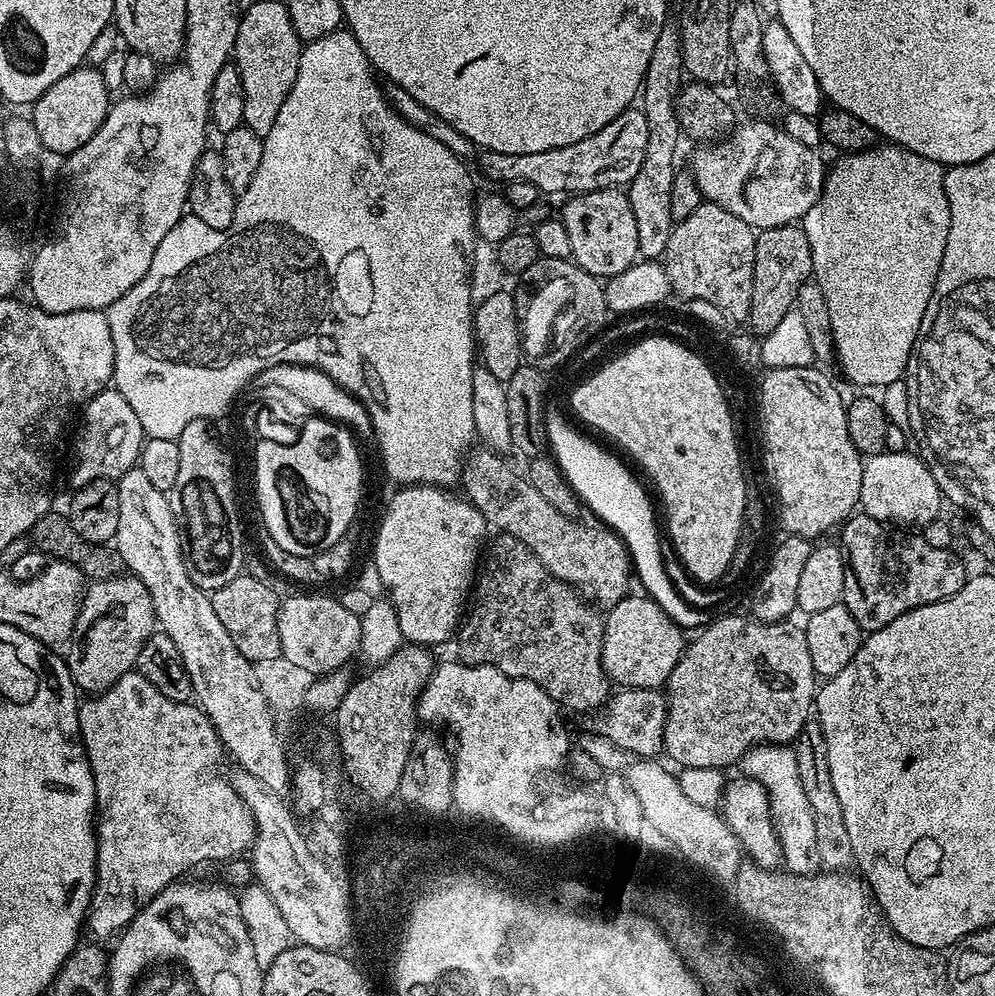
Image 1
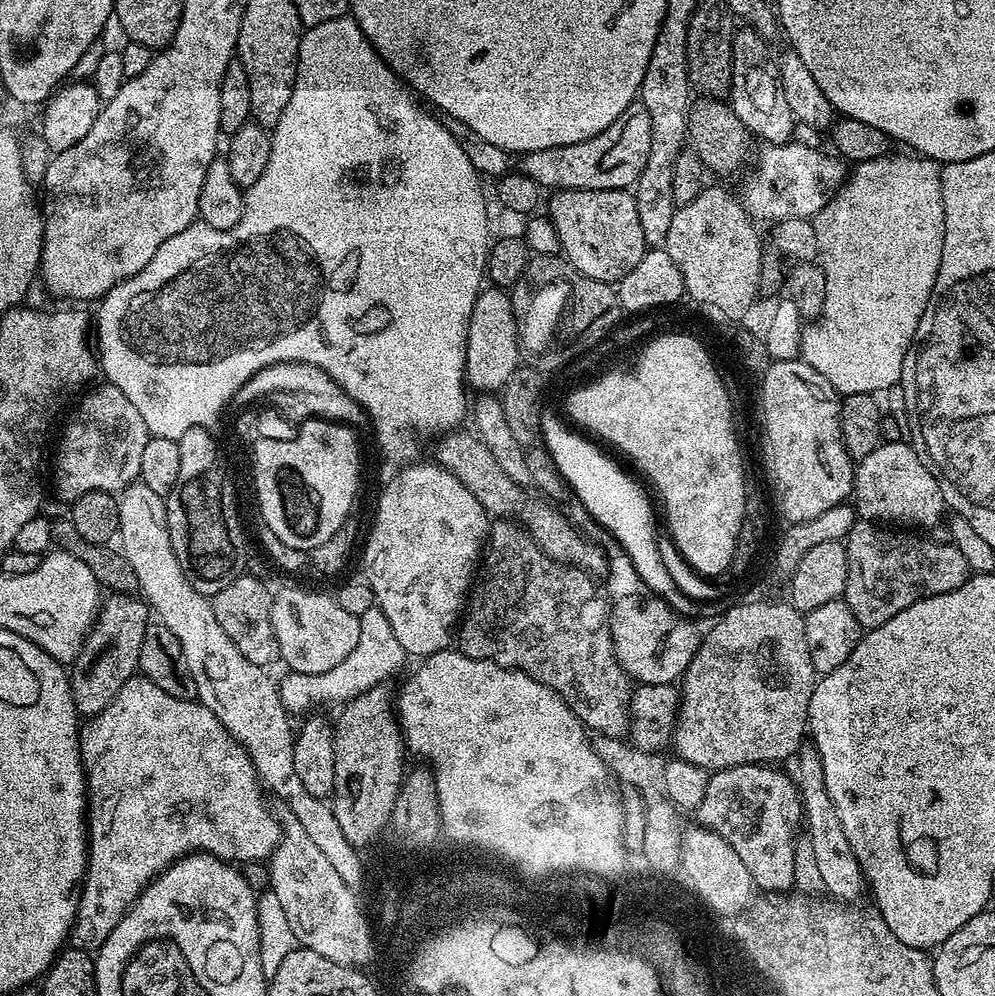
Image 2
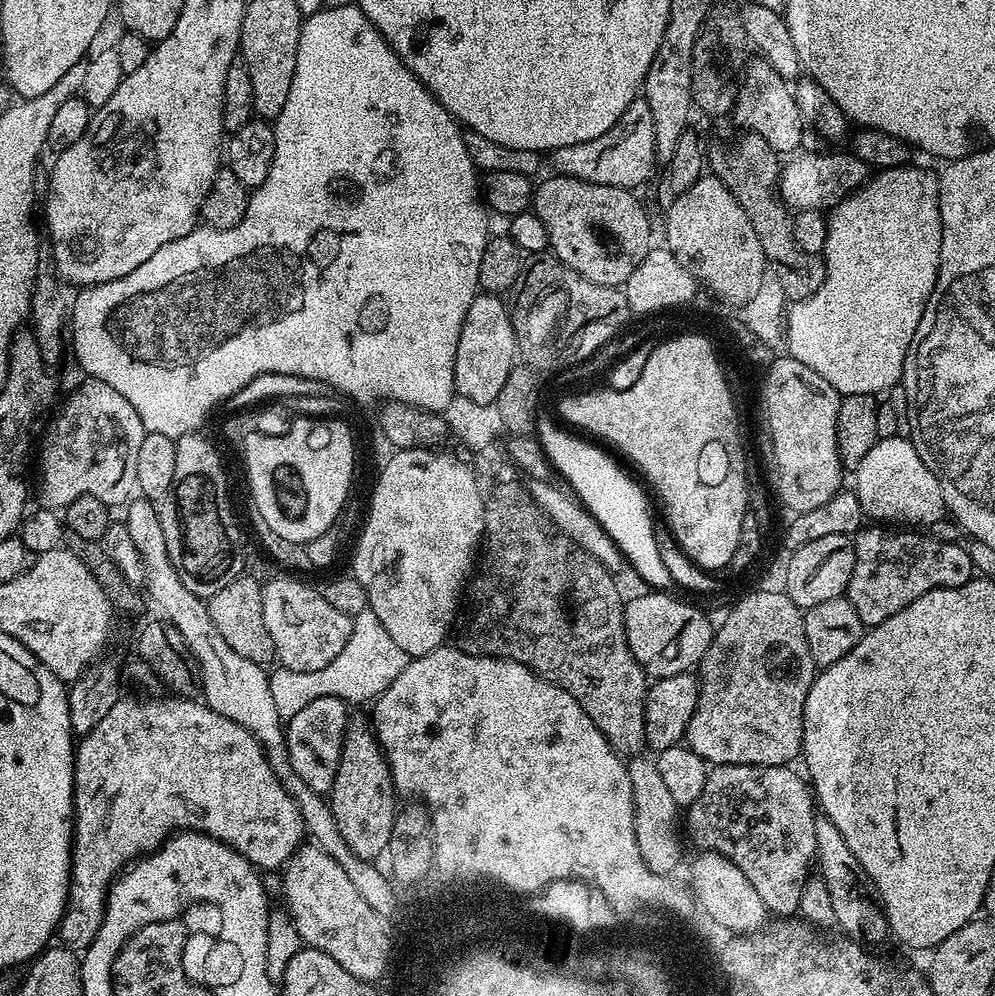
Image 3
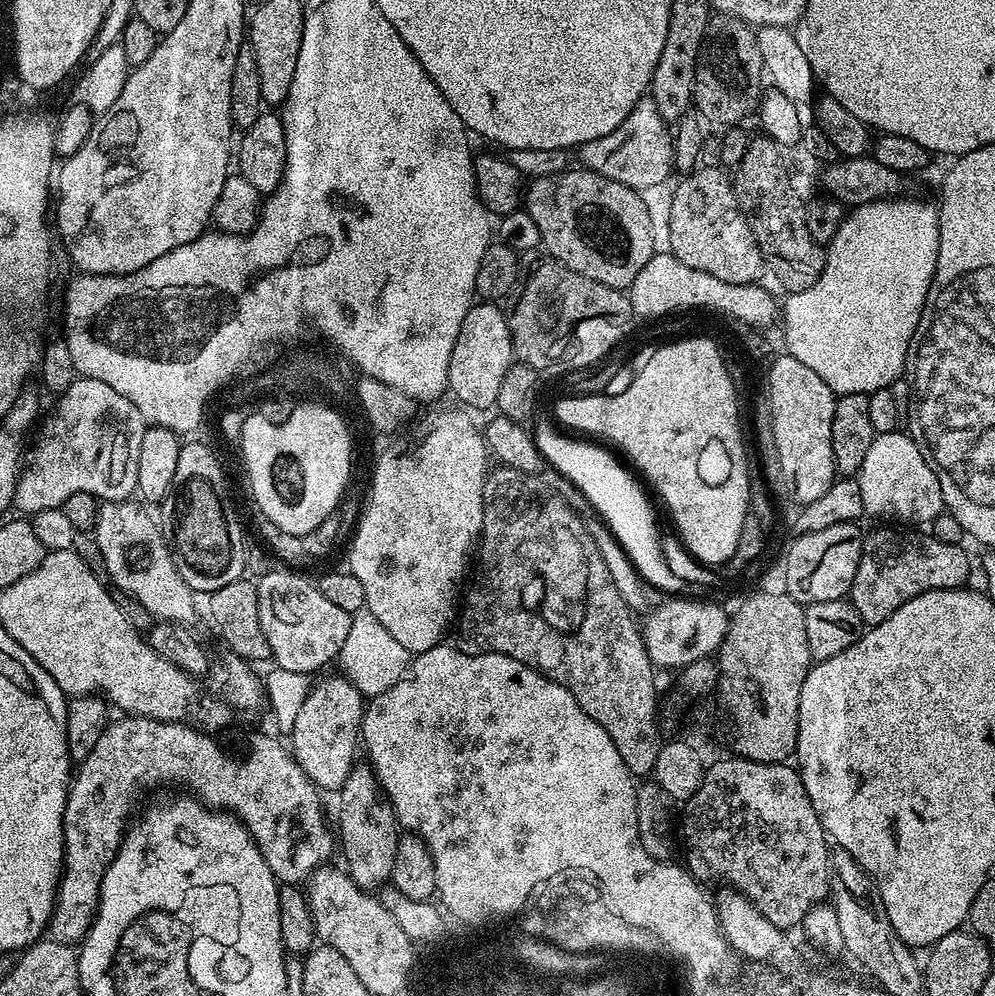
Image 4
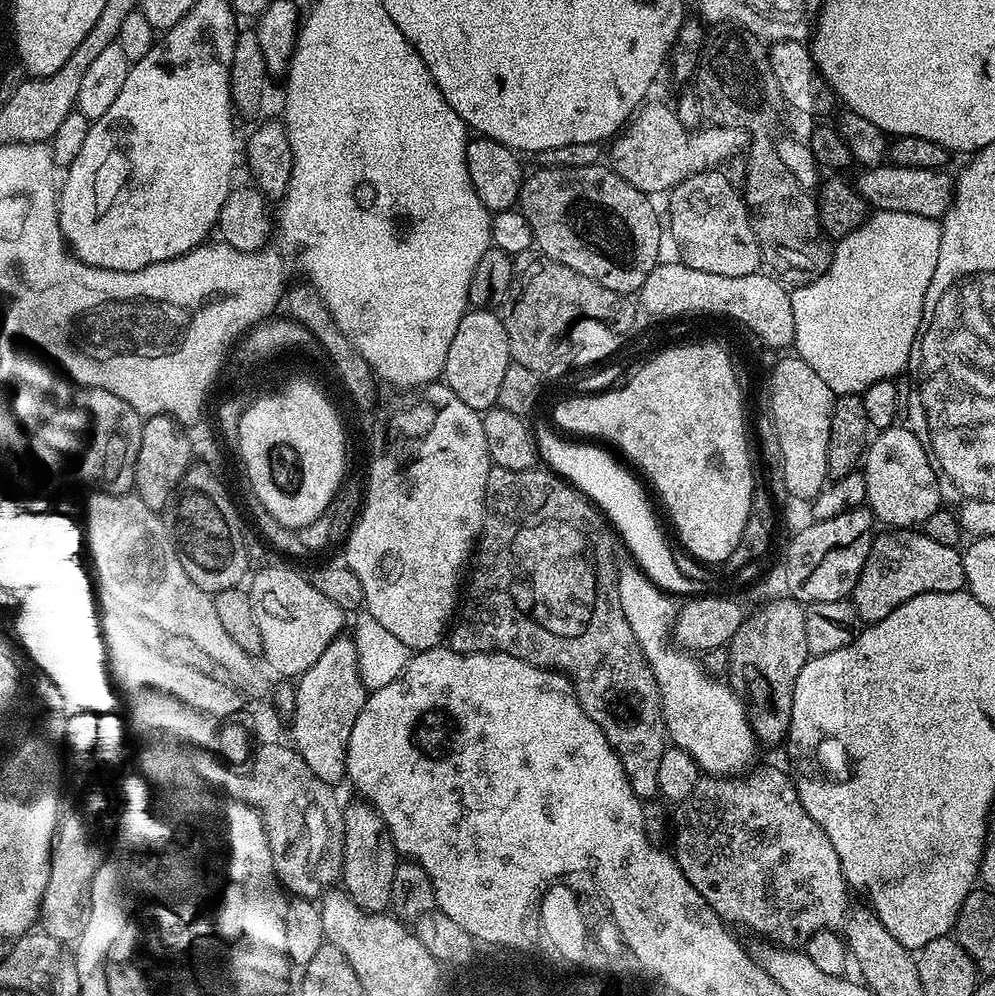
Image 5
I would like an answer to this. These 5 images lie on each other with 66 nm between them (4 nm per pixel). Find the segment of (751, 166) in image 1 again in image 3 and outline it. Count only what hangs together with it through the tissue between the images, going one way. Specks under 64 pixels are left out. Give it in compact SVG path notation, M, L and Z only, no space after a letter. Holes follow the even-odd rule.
M821 150L807 154L796 154L788 165L780 168L778 195L789 209L819 208L831 210L846 199L851 192L856 192L865 184L870 169L862 158L853 156L851 151ZM832 151L832 152L828 152Z

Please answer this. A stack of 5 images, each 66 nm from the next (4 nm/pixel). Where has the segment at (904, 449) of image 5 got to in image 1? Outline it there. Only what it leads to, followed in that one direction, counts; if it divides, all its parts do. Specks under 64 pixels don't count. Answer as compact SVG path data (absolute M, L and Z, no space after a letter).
M885 450L865 461L859 491L859 507L865 515L900 528L922 528L941 515L944 499L940 488L923 459L910 453Z

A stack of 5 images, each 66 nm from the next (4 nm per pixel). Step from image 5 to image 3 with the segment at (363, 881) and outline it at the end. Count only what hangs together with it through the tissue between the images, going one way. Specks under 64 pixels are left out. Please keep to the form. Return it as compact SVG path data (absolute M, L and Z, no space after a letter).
M349 723L341 748L337 778L330 793L330 803L334 822L338 822L342 838L346 838L346 846L350 846L358 858L375 861L376 856L383 857L387 853L390 830L394 830L398 811L396 800L398 793L392 785L390 766L376 740L376 733L367 723Z

